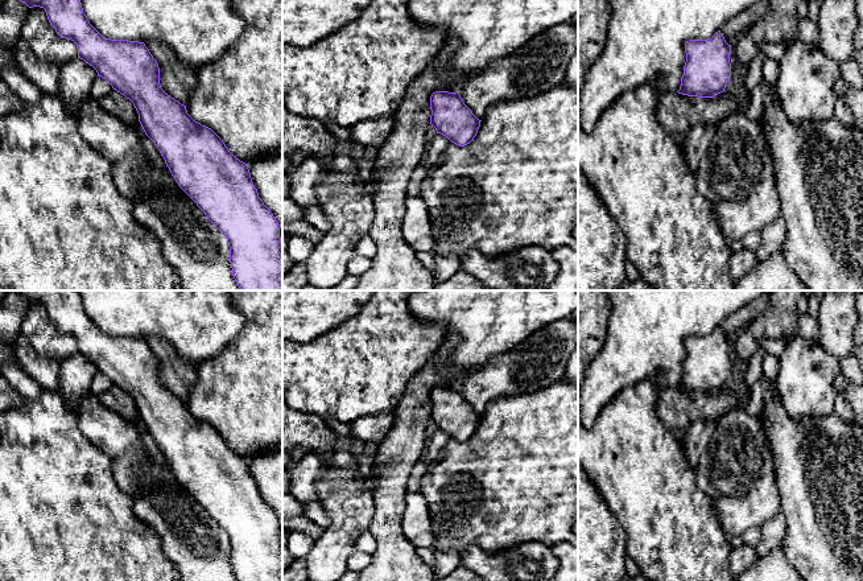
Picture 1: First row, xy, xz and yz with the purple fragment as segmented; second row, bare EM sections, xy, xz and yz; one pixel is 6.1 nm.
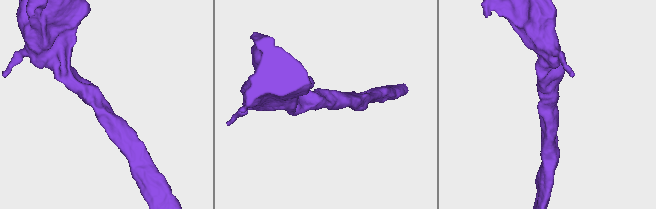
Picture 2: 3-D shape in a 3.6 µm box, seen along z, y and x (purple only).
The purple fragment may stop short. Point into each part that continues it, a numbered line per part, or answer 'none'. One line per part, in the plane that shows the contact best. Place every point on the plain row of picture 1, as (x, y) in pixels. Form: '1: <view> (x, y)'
none

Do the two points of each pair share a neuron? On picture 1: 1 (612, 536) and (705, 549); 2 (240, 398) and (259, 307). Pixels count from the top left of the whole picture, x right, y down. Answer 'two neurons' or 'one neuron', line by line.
1: two neurons
2: one neuron

